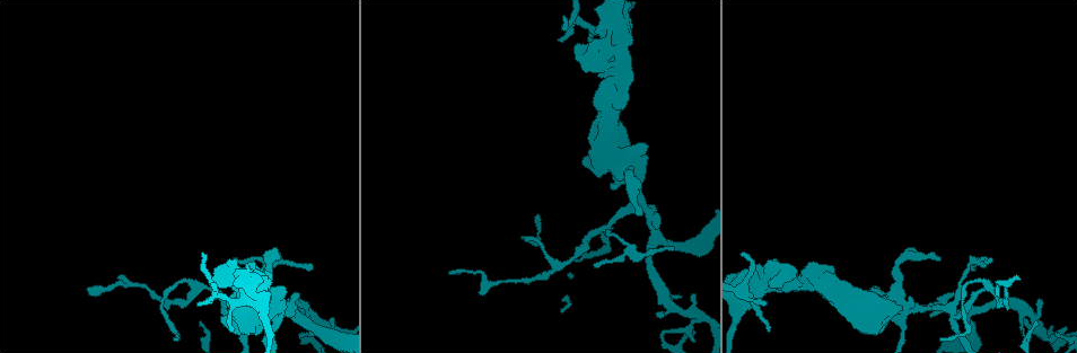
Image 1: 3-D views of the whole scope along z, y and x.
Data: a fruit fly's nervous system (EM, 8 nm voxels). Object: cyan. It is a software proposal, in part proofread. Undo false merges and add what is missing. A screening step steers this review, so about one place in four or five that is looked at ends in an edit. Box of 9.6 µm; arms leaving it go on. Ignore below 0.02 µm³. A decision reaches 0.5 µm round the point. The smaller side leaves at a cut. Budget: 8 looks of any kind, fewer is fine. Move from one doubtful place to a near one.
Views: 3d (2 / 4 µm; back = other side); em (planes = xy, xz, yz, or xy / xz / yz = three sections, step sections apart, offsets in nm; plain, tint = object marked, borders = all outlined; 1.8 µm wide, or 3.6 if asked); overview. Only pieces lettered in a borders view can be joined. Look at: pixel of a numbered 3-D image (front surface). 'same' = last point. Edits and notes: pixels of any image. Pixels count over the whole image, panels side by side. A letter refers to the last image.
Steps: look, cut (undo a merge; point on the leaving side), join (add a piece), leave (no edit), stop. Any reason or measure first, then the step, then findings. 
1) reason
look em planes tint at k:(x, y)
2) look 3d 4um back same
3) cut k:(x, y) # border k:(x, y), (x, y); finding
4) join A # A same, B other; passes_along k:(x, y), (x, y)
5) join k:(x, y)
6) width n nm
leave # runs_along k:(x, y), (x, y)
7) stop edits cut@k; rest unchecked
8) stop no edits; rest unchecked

sharp bend
look em planes borders at 1:(597, 53)

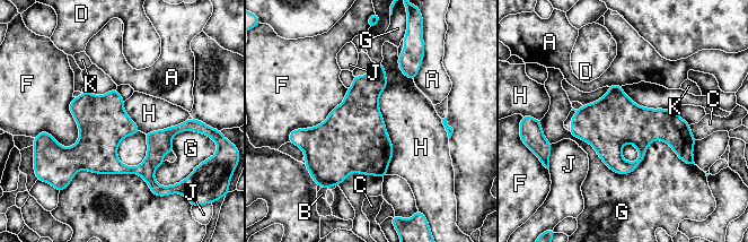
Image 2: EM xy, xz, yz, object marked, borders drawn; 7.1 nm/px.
width 360 nm
leave # A other, B other, C other, D other, F other, G other, H other, J other, K other; runs_along 2:(185, 128), (173, 130), (141, 170), (59, 148); all the same neuron

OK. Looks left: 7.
calibre changes
look em 3.6um xy step 16 borders at 1:(624, 167)

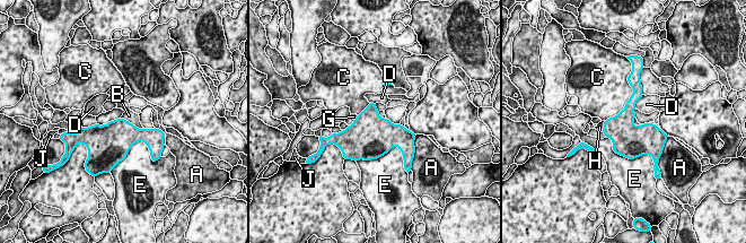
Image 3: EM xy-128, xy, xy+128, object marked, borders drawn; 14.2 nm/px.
width 360 nm
leave # A other, B other, C other, D other, E other, G other, H other, J other; border 3:(121, 116), (143, 129); one neuron here

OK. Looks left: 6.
tapers out
look em planes borders at 1:(658, 314)

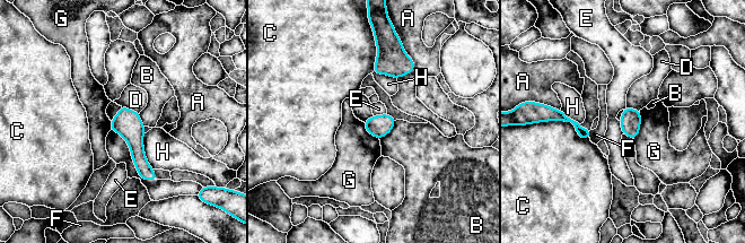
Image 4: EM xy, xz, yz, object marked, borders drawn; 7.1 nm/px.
longest_contact C 320 nm
leave # A other, B other, C other, D other, E other, F other, G other, H other; no lettered piece goes on from it

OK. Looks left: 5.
stop no edits; rest unchecked

